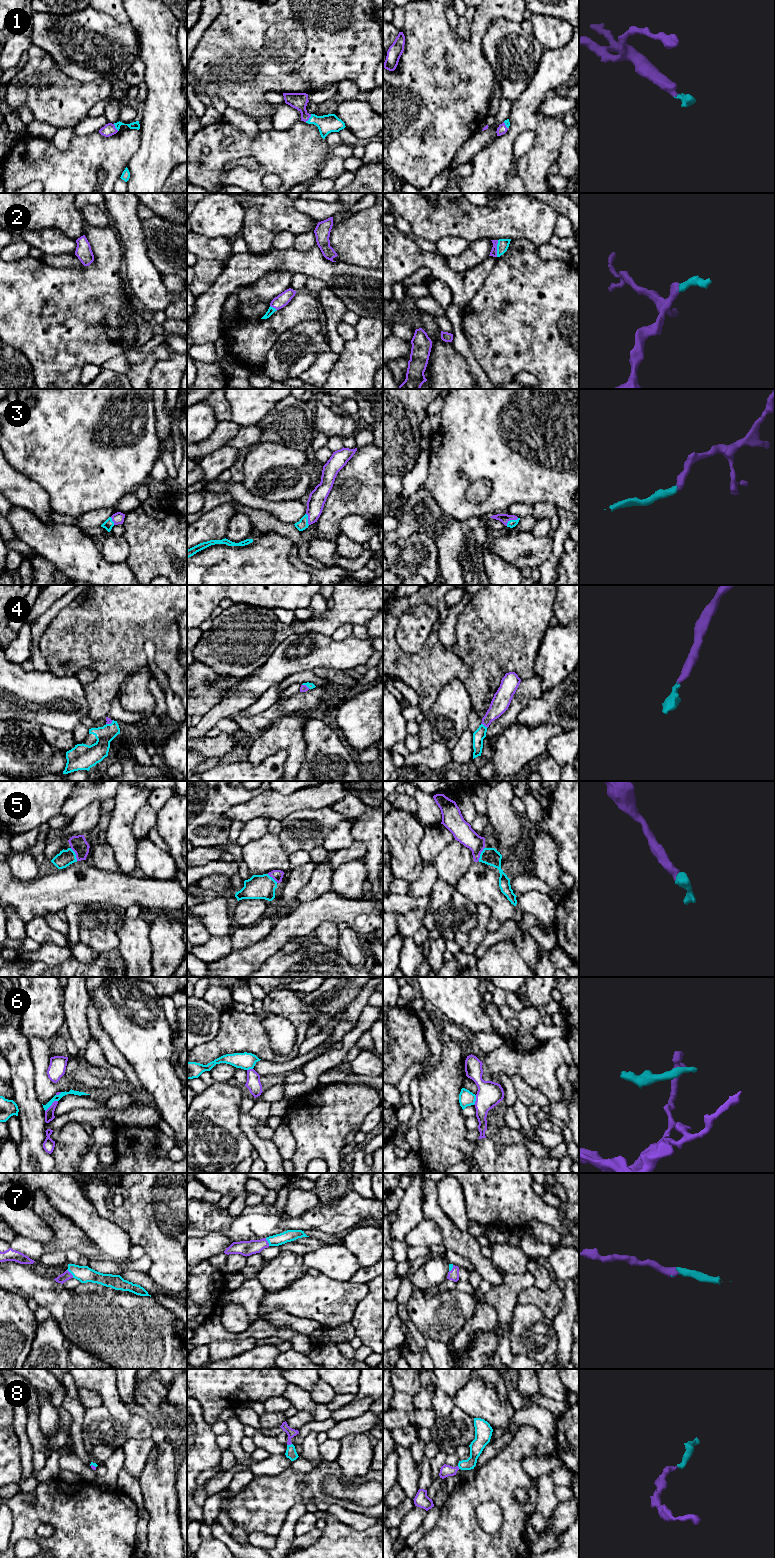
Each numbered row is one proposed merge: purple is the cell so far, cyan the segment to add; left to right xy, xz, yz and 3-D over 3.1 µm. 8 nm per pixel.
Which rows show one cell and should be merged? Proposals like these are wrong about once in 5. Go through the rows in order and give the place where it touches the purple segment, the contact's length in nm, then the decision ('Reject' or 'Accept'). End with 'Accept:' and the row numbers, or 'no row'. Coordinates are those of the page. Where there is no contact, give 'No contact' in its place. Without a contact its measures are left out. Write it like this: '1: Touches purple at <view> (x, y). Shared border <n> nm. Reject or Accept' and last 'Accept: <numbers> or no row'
1: Touches purple at xz (309, 117). Shared border 80 nm. Accept
2: Touches purple at yz (496, 248). Shared border 140 nm. Accept
3: Touches purple at yz (511, 519). Shared border 120 nm. Accept
4: Touches purple at yz (484, 725). Shared border 70 nm. Accept
5: Touches purple at yz (480, 853). Shared border 120 nm. Accept
6: Touches purple at xy (51, 1105). Shared border 140 nm. Reject
7: Touches purple at xy (70, 1273). Shared border 90 nm. Accept
8: Touches purple at xz (289, 1444). Shared border 40 nm. Accept
Accept: 1, 2, 3, 4, 5, 7, 8

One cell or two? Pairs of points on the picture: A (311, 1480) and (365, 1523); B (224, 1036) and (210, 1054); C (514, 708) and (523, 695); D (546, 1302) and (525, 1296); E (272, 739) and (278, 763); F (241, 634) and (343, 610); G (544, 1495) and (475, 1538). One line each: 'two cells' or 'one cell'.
A: two cells
B: one cell
C: one cell
D: one cell
E: two cells
F: one cell
G: two cells

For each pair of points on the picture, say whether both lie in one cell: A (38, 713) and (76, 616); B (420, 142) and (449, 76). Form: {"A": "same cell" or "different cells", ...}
{"A": "different cells", "B": "same cell"}

